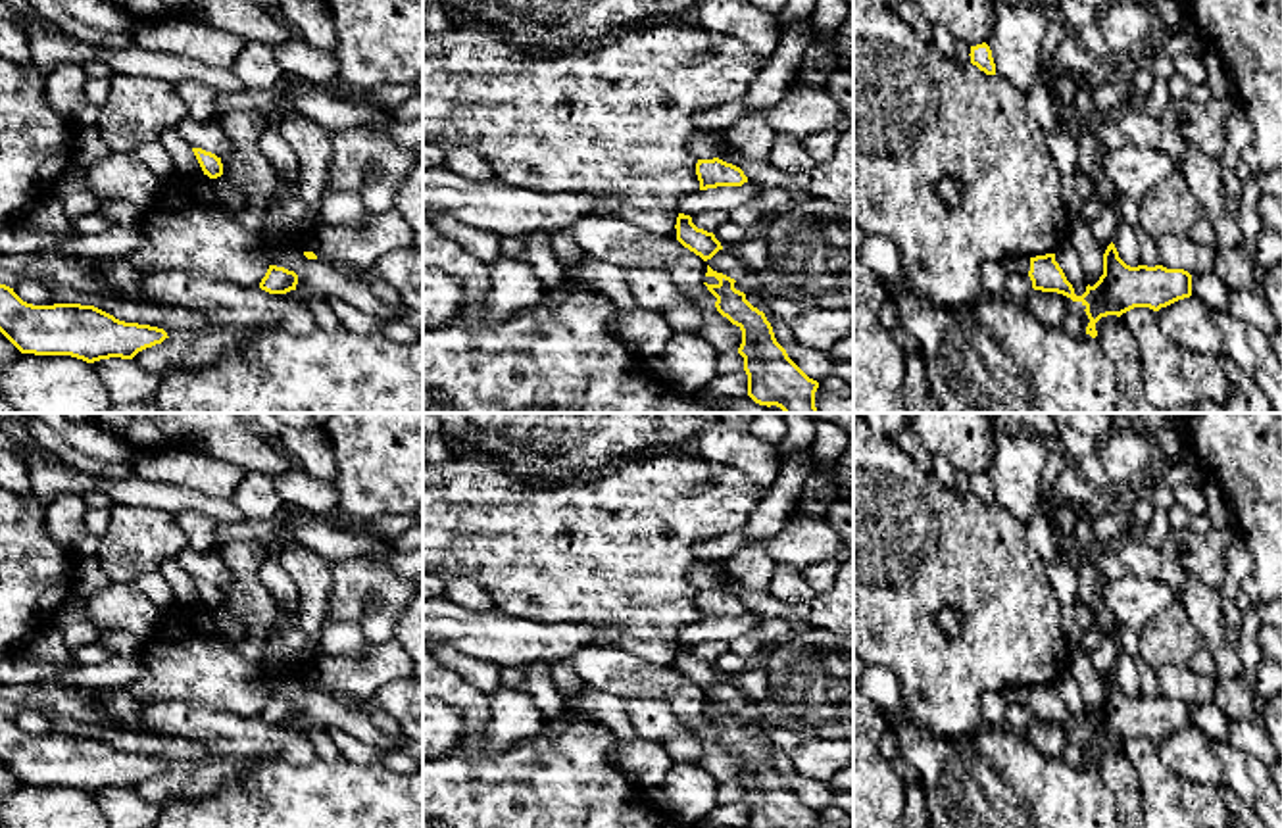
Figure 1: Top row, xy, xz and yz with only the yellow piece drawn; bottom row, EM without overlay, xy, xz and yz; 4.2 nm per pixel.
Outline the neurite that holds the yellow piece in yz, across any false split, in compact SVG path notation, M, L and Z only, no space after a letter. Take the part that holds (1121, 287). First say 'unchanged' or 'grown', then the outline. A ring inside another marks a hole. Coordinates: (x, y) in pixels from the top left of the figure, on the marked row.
unchanged; M1113 242L1103 254L1103 275L1094 286L1088 284L1082 296L1074 294L1072 284L1055 261L1055 254L1030 257L1028 277L1034 290L1057 292L1080 302L1090 319L1086 334L1092 338L1097 336L1096 323L1101 317L1121 317L1134 307L1159 311L1192 296L1192 275L1188 271L1163 265L1130 267L1119 257Z

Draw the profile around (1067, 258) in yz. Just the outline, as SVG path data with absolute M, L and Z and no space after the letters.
M1063 240L1061 246L1055 250L1055 261L1063 269L1067 280L1072 284L1074 294L1082 296L1086 292L1088 282L1080 265L1078 252L1067 240Z

